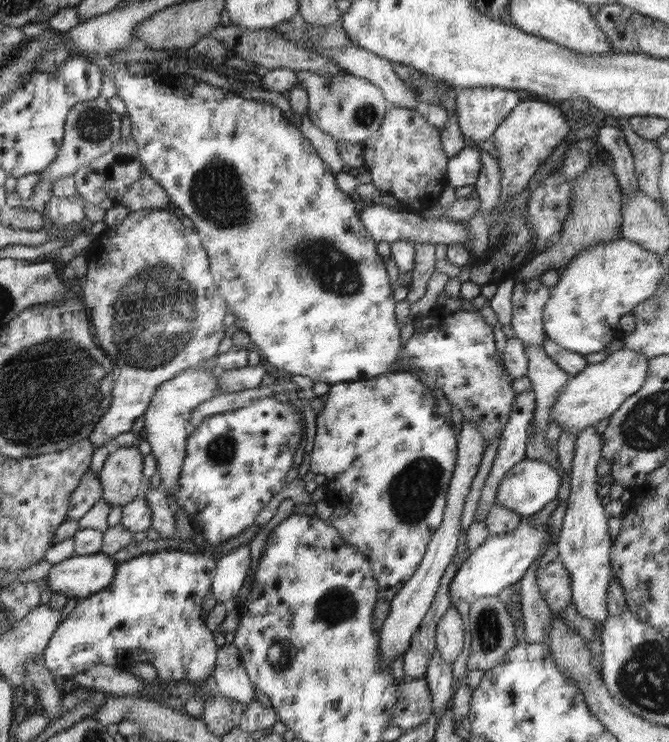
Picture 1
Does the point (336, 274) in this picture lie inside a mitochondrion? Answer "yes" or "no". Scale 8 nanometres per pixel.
yes

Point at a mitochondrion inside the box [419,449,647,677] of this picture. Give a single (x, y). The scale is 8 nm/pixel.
(488, 627)

